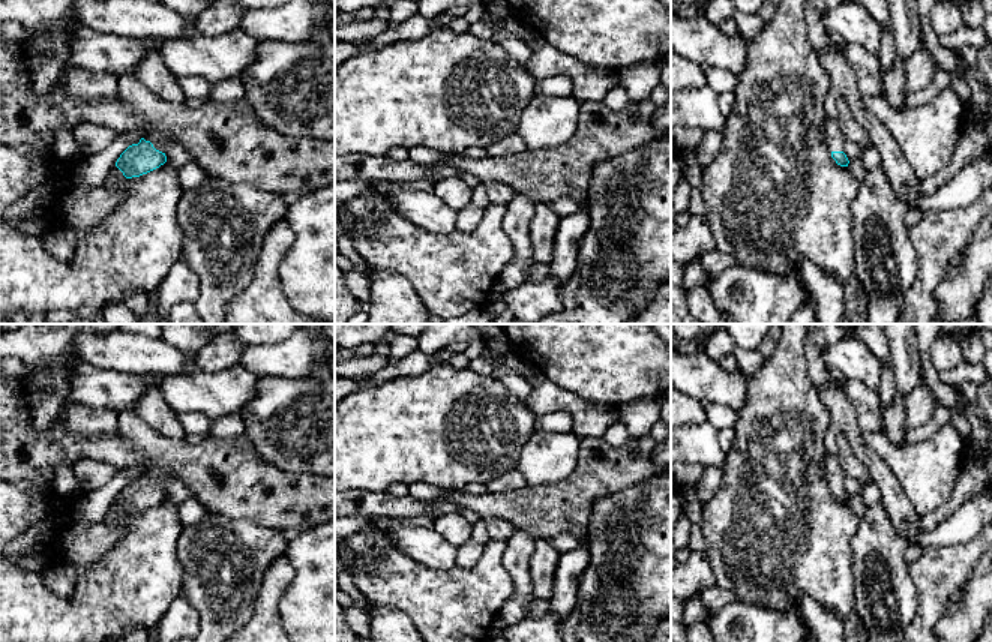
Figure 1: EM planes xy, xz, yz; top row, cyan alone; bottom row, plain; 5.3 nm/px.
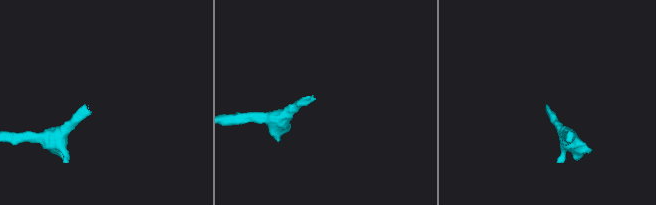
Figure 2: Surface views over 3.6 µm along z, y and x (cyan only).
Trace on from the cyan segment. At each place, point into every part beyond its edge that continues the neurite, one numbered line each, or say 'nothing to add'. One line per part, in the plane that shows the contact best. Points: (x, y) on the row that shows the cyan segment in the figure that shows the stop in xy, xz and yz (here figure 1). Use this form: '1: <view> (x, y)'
1: xy (161, 141)

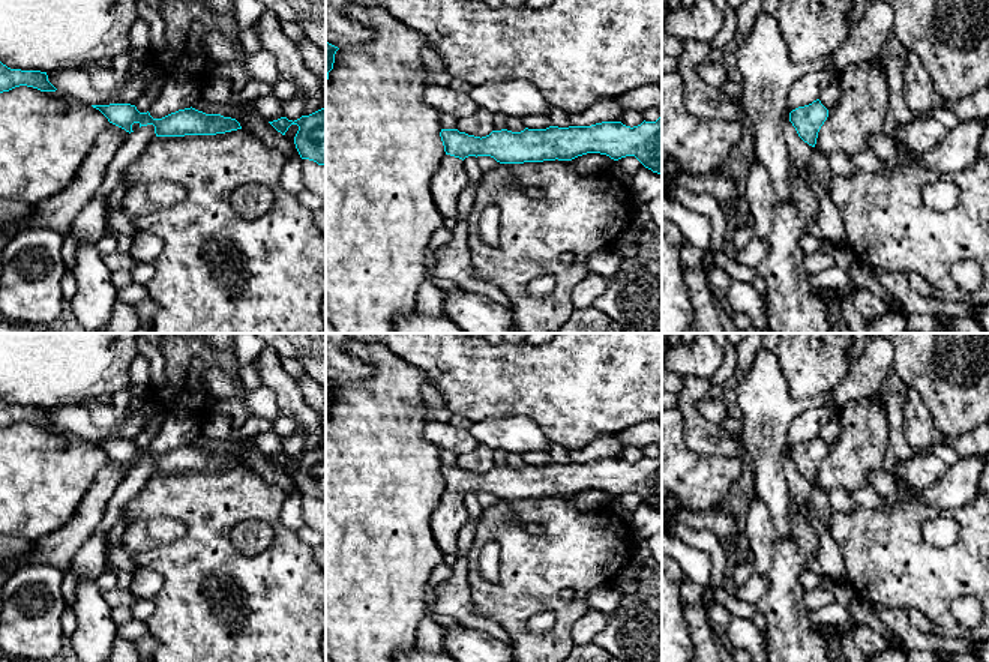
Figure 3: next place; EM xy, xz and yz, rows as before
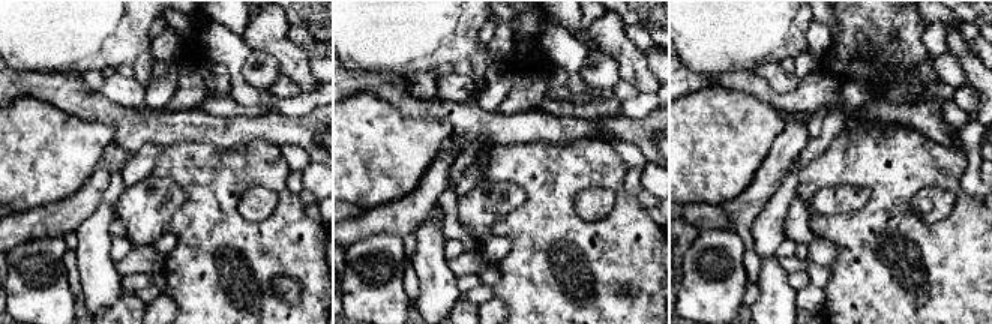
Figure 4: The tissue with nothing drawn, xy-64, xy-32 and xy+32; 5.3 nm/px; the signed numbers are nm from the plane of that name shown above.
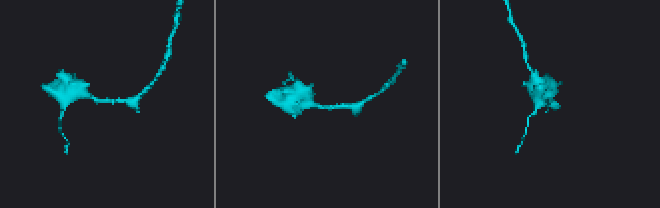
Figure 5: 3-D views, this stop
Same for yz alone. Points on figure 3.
nothing to add

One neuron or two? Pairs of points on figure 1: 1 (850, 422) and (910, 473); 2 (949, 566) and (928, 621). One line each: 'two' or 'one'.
1: two
2: one

